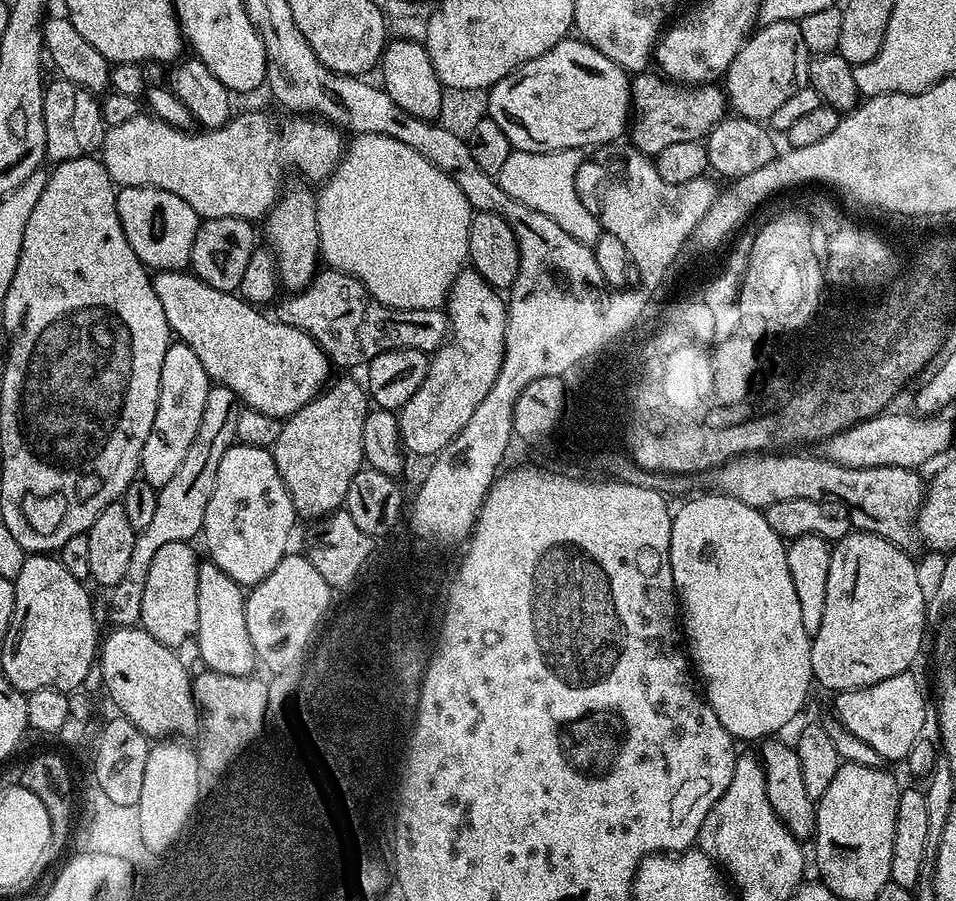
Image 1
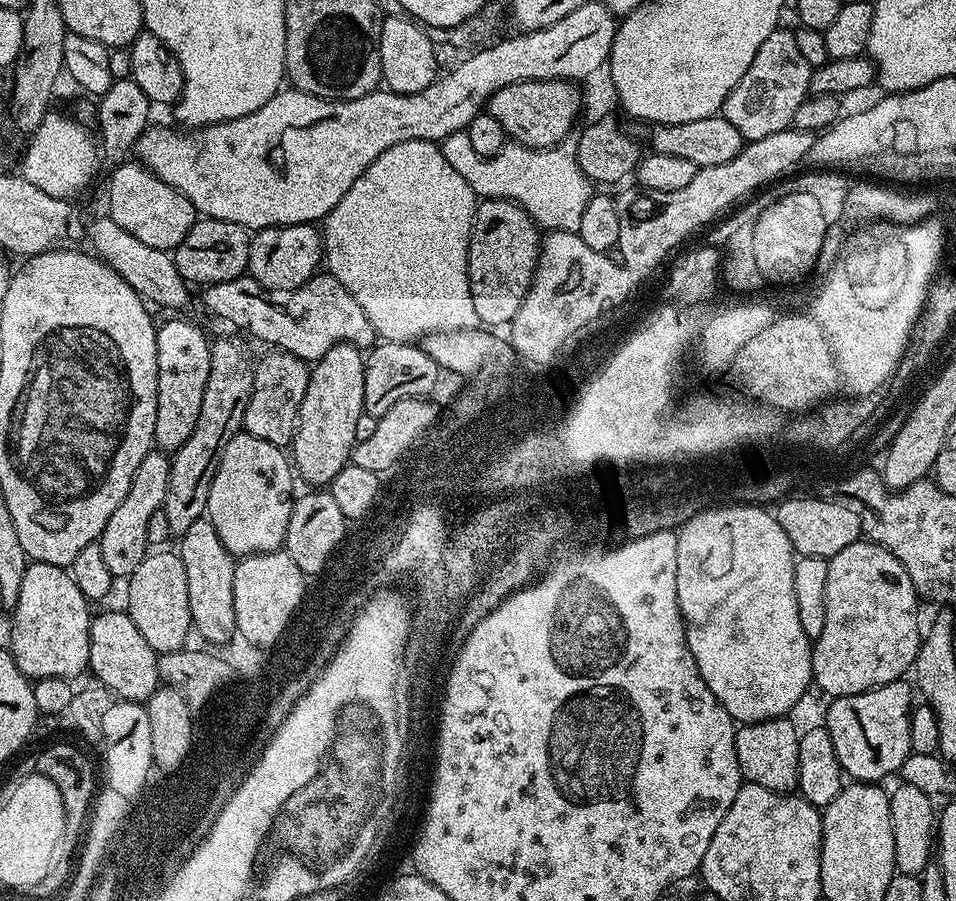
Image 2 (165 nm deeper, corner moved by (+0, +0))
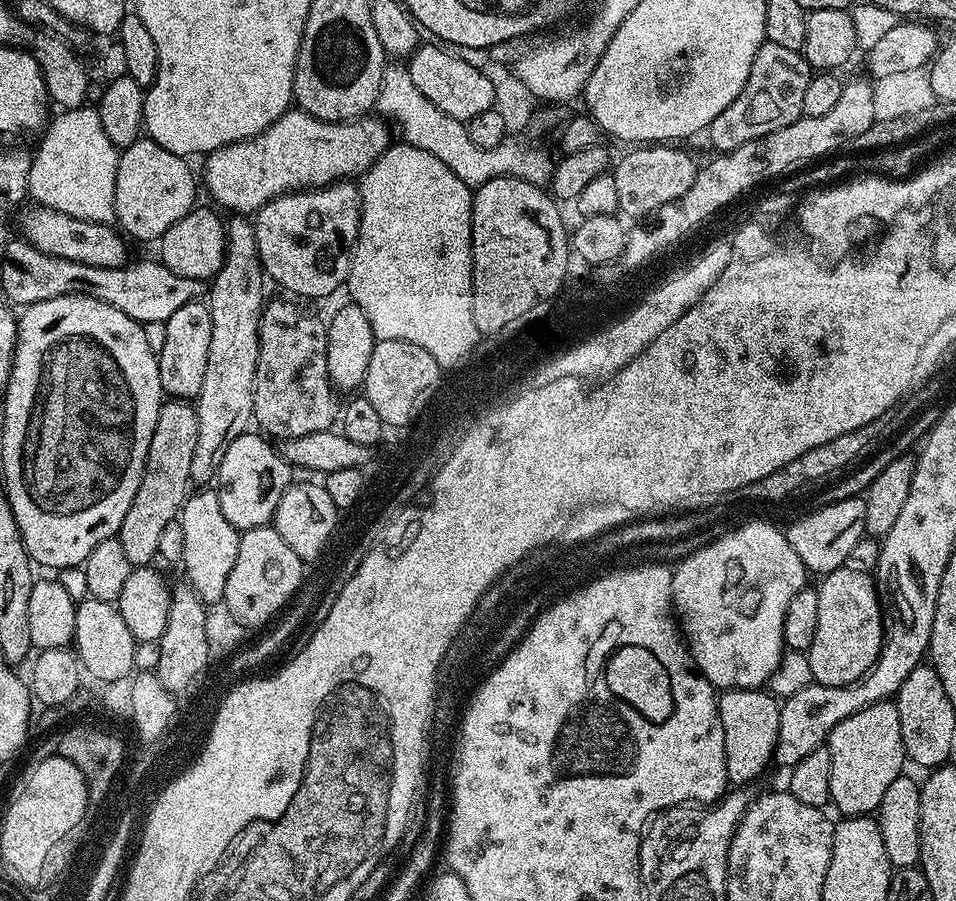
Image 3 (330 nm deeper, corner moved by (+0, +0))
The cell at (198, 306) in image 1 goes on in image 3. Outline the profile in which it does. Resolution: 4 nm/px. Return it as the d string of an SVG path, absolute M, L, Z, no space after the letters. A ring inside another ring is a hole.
M56 206L32 207L36 208L25 207L19 213L19 216L21 215L19 235L38 250L42 250L42 254L54 254L70 262L82 262L86 266L122 268L129 263L128 248L124 245L125 237L112 224L70 218L67 210L61 210Z

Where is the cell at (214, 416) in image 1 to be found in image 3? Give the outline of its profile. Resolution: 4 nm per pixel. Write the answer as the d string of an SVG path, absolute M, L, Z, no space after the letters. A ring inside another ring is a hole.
M240 214L233 215L231 219L226 224L228 254L224 257L222 270L212 277L211 287L206 292L214 334L210 334L206 378L202 378L202 390L194 401L198 418L198 446L194 446L190 474L192 484L196 486L208 486L211 480L213 483L217 479L230 442L249 431L253 423L256 359L260 349L260 315L266 303L263 292L266 280L260 266L253 221Z

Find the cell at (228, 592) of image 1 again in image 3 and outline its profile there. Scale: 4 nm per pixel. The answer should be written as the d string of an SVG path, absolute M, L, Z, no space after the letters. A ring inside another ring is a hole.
M196 490L184 501L184 507L178 517L183 532L186 533L182 550L182 569L186 582L196 591L205 606L221 603L226 590L226 578L230 578L230 569L234 566L234 558L238 558L238 542L240 529L230 526L226 514L222 514L222 502L219 491Z

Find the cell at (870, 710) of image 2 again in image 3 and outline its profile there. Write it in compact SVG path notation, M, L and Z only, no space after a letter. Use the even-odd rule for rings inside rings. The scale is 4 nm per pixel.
M891 699L879 700L877 704L866 706L838 722L834 730L828 734L826 747L830 750L830 801L831 807L840 811L841 817L867 816L875 813L882 802L882 794L886 794L886 786L894 782L905 771L906 757L902 742L901 723L898 710Z

